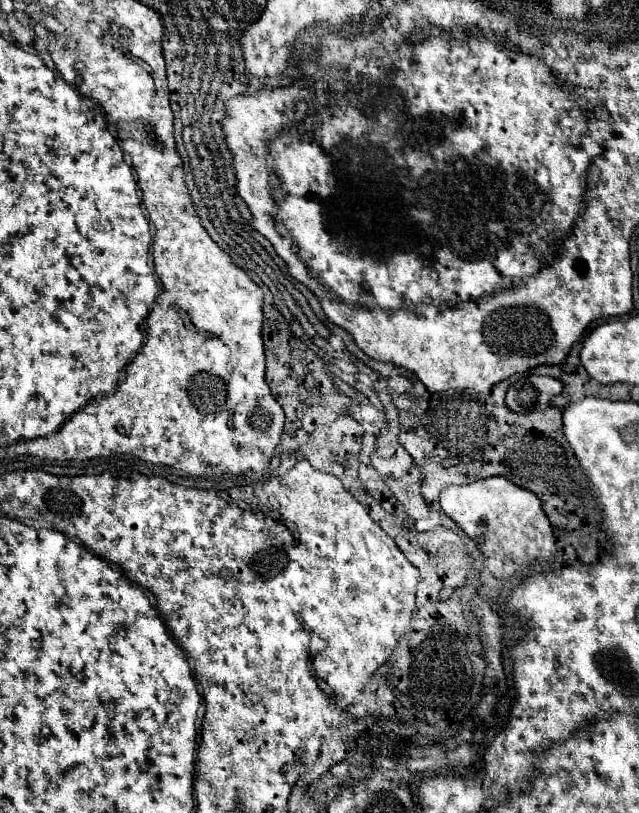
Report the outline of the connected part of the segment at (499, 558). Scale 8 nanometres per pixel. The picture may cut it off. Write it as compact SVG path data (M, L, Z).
M487 477L467 485L453 485L441 491L441 509L485 551L483 575L491 581L513 577L523 565L553 559L555 535L537 495L509 481L507 477Z

